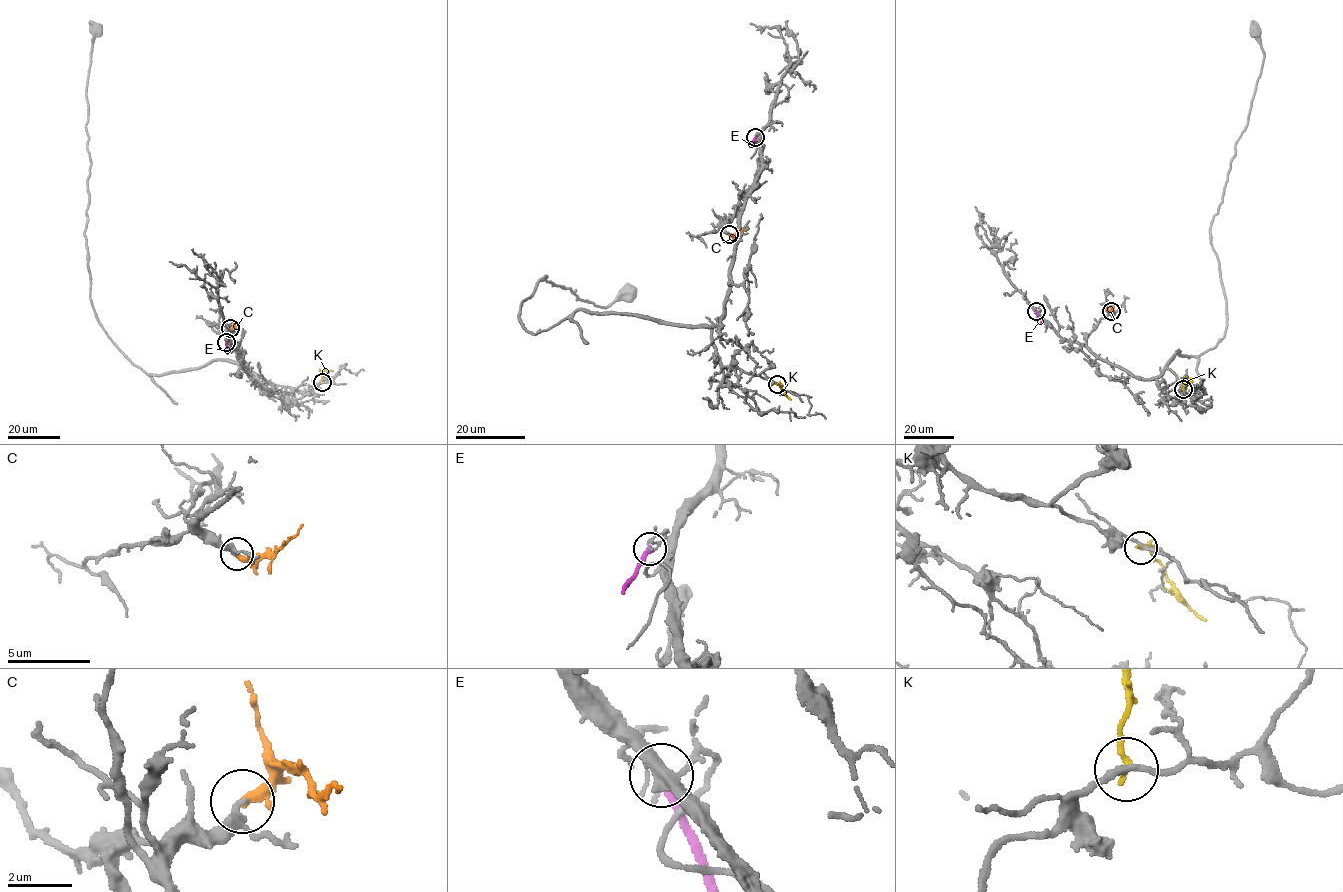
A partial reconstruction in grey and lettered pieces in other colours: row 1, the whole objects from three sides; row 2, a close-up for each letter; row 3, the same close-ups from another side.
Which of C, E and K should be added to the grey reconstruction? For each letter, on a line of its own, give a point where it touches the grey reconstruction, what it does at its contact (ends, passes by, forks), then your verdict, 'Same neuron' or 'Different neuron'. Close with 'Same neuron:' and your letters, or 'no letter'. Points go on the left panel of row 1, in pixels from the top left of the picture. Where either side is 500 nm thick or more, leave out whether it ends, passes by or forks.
C: Touches grey at (230, 328). It ends there. Same neuron
E: Touches grey at (226, 342). It ends there. Different neuron
K: Touches grey at (322, 382). It ends there. Different neuron
Same neuron: C

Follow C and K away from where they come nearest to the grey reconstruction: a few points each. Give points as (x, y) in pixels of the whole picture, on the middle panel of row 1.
C: (729, 234), (736, 235), (742, 228)
K: (777, 384), (791, 399)

